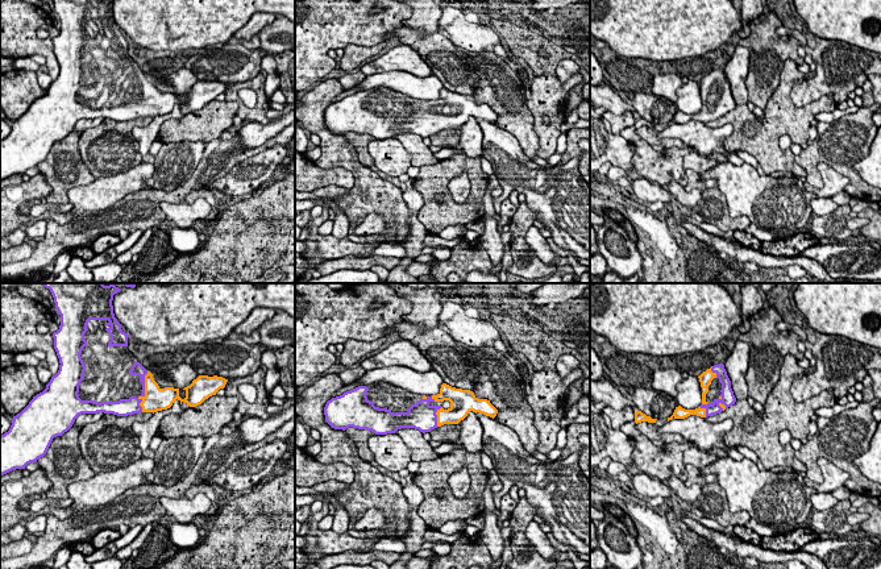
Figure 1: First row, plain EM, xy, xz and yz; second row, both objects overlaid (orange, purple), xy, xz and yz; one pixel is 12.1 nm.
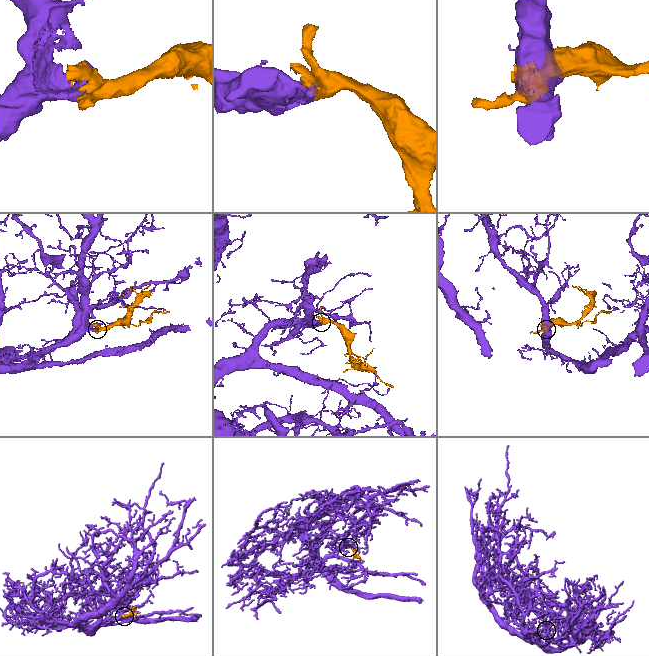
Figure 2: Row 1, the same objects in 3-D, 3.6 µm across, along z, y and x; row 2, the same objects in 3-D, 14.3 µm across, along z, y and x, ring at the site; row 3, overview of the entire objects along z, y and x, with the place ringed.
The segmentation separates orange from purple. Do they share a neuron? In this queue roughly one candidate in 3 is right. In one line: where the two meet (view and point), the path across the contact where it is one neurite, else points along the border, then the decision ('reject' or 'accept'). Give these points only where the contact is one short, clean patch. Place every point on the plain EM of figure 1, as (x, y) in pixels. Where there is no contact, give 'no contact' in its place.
meets orange in xy at (145, 96); accept

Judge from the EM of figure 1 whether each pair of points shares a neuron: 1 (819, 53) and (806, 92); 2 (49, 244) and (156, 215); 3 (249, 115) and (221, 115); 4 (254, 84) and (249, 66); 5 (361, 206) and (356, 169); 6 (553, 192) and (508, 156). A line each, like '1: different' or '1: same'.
1: same
2: same
3: different
4: different
5: same
6: same

